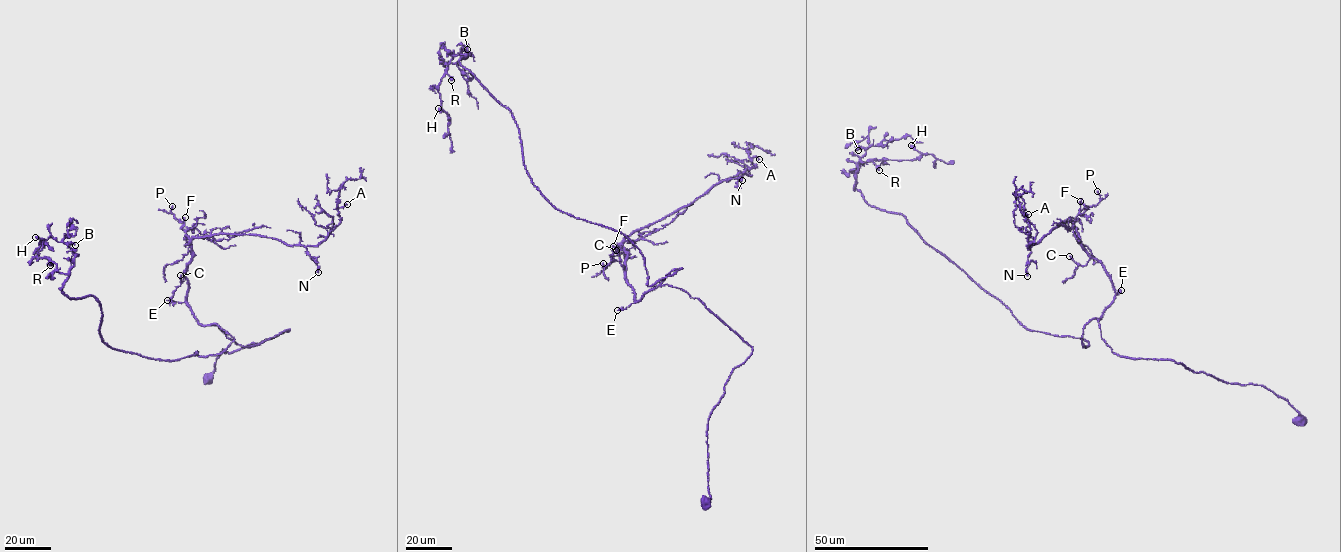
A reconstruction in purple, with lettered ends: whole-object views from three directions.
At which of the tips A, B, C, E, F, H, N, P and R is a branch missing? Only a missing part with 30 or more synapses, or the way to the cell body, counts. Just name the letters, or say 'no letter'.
N

